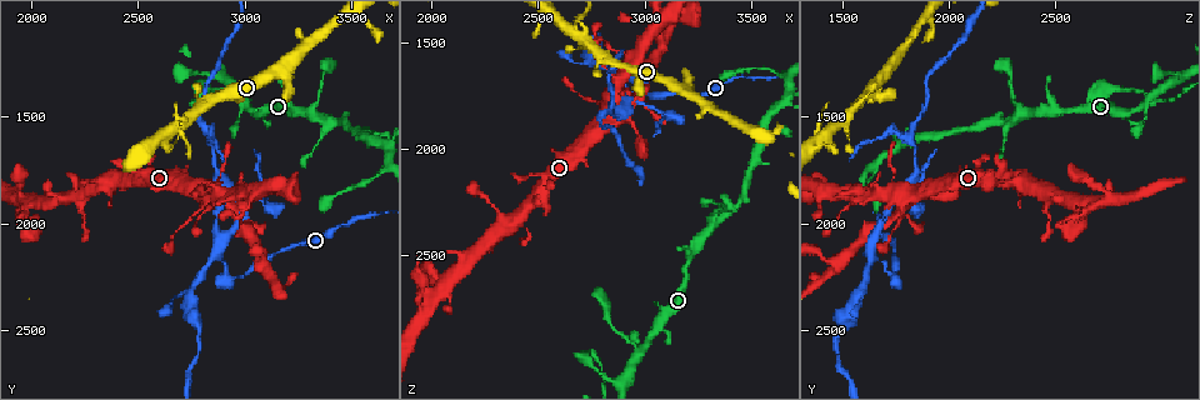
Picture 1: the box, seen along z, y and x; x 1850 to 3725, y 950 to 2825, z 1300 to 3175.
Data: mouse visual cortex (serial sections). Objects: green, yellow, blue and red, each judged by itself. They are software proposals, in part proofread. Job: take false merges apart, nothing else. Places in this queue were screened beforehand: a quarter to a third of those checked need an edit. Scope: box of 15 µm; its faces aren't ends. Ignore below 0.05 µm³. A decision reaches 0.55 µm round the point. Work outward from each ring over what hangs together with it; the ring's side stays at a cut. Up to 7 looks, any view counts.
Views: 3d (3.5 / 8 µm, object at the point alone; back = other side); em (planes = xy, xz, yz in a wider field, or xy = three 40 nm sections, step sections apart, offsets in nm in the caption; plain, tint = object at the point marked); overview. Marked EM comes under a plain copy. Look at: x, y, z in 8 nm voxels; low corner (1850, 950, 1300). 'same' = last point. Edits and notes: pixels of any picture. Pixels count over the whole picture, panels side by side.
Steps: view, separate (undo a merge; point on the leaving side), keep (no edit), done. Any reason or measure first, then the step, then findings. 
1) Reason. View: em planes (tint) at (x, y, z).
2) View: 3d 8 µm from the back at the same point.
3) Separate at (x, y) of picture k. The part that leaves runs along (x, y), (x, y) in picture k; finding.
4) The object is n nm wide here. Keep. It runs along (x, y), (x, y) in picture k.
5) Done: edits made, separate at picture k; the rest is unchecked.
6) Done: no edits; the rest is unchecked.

Sharp bend. View: 3d 8 µm at (3370, 1550, 2260).

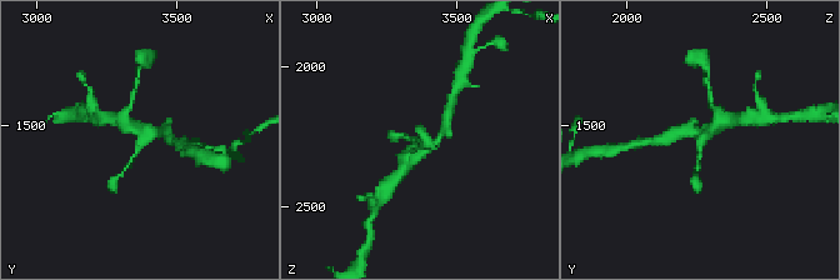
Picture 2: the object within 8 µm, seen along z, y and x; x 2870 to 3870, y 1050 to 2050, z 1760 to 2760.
View: em planes (tint) at (3390, 1550, 2270).

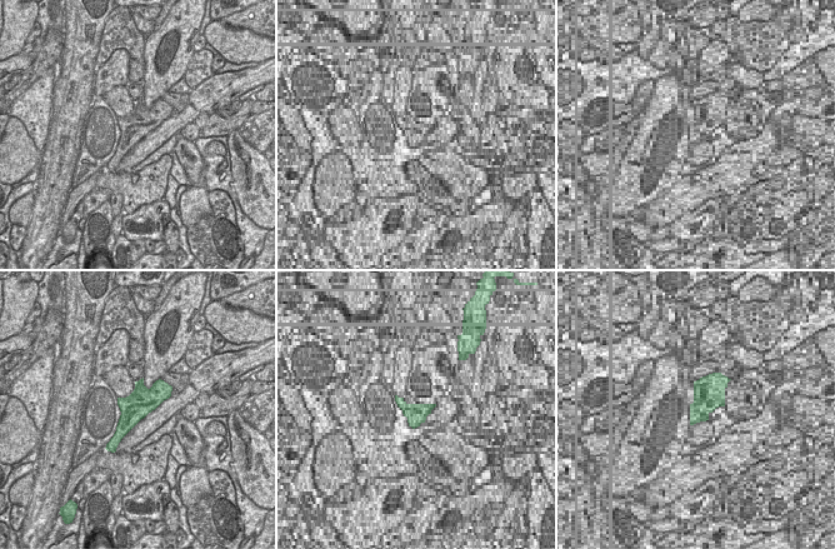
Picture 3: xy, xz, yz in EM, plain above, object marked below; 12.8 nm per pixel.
Keep. It runs along (725, 121), (703, 140), (698, 170) in picture 2; continuous, no second cell.

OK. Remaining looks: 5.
Calibre changes. View: 3d 8 µm at (3640, 1740, 1660).

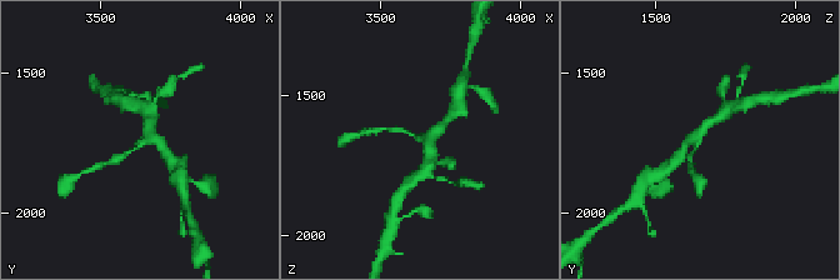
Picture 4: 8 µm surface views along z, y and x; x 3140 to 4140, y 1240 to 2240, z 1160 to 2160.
Closer look. View: 3d 3.5 µm at (3640, 1740, 1650).

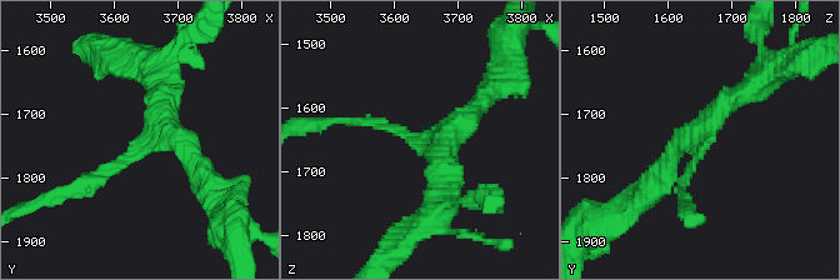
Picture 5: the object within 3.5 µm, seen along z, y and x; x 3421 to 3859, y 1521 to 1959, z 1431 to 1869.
3 arms meet here; the arms are 150, 250, 300 nm wide. View: em xy step 2 (tint) at (3645, 1745, 1660).

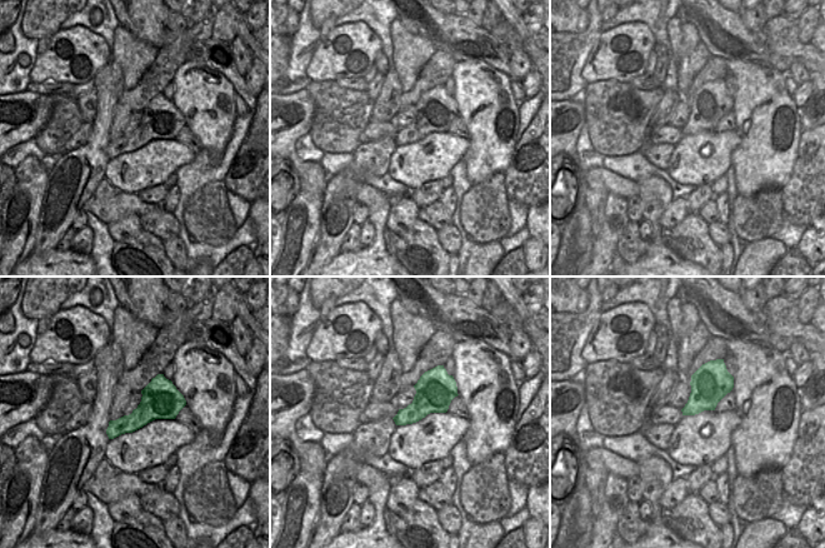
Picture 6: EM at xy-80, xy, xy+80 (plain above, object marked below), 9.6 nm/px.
Keep. It runs along (163, 89), (159, 128), (79, 185) in picture 5; continuous, no second cell.

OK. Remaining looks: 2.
Thin arm on a thick one. View: 3d 3.5 µm at (2690, 1530, 1480).

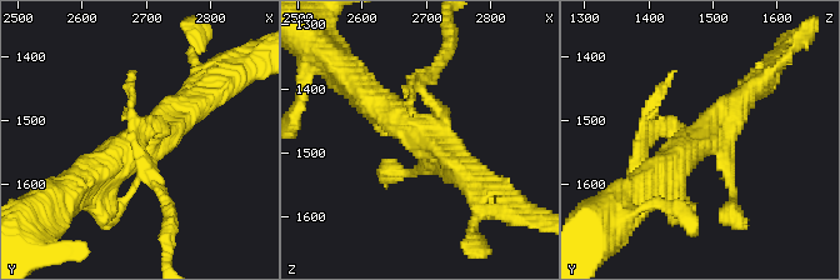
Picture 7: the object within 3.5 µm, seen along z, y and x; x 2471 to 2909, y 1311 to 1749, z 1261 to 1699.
Need the tissue. View: em planes (tint) at (2700, 1535, 1470).

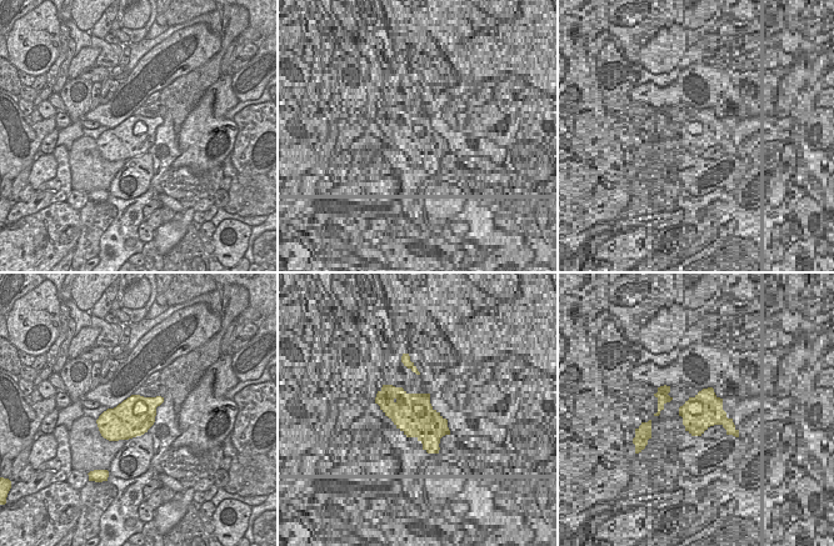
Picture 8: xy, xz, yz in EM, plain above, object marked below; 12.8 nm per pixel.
Separate at (435, 68) of picture 7. The part that leaves runs along (425, 93), (449, 33) in picture 7; two cells meet here.

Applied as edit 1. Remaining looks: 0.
Done: edits made, separate at picture 7; the rest is unchecked.

